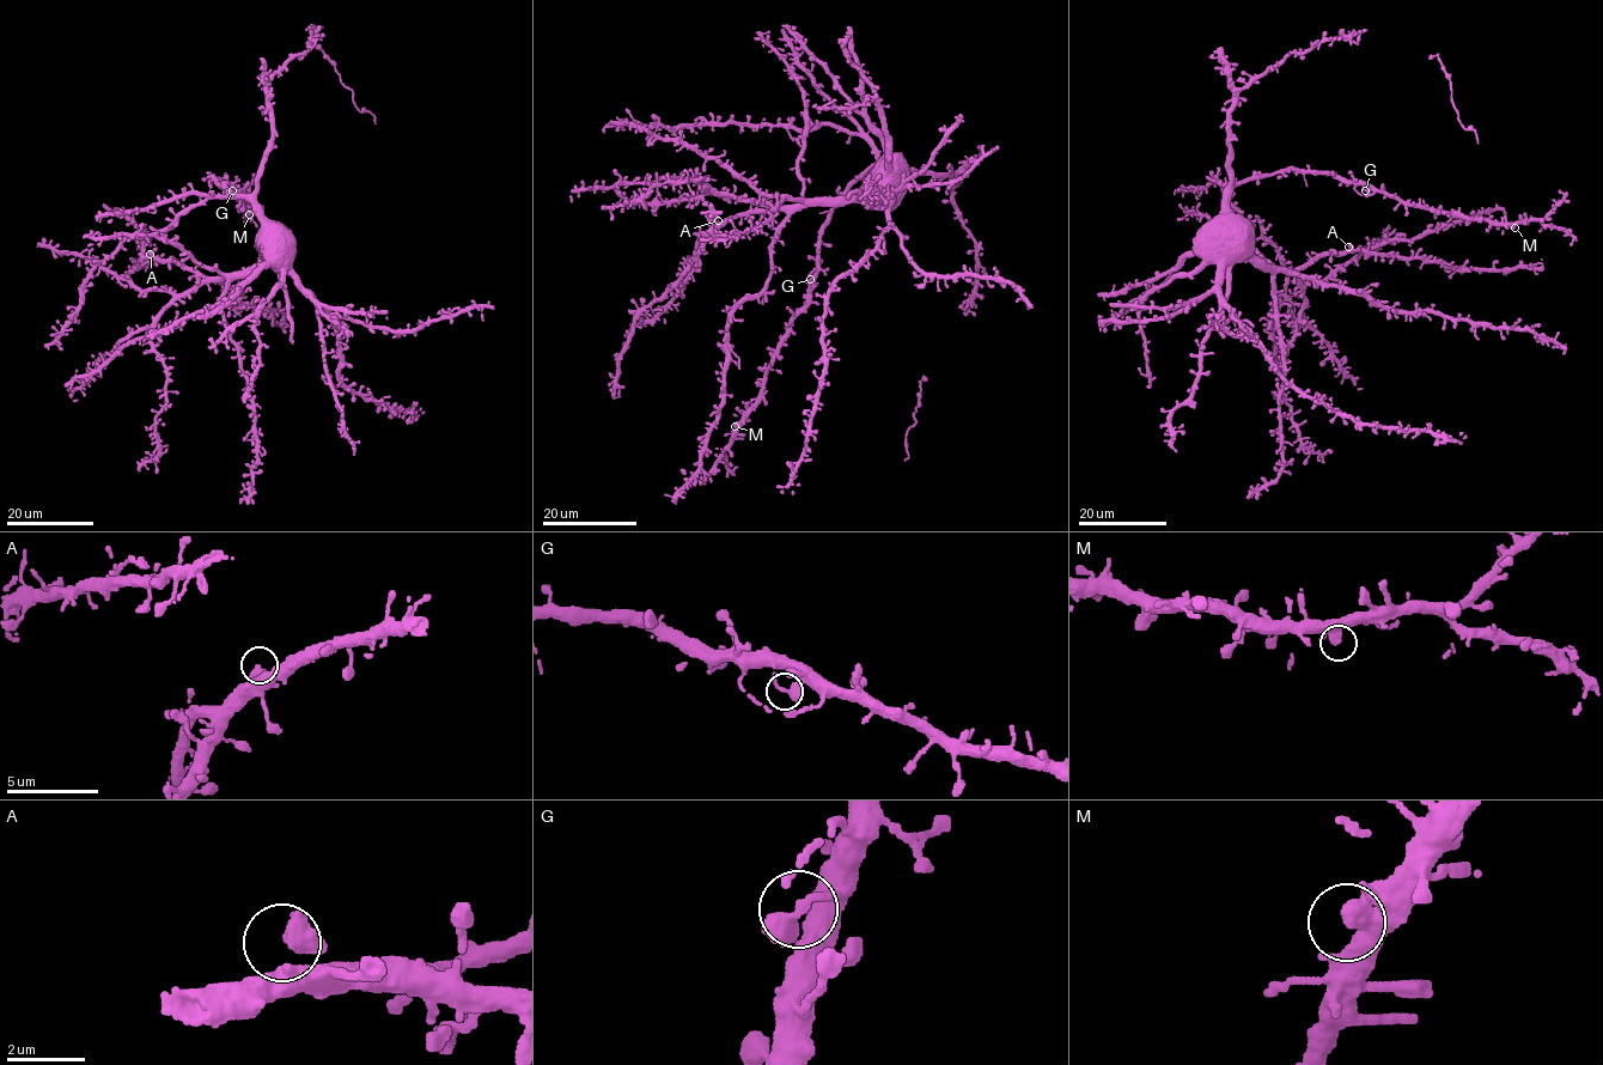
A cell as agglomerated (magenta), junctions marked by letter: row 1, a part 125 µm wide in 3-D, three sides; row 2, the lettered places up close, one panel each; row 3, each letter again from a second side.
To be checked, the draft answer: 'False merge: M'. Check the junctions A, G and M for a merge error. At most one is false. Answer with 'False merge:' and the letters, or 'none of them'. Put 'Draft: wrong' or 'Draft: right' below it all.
False merge: none of them
Draft: wrong

